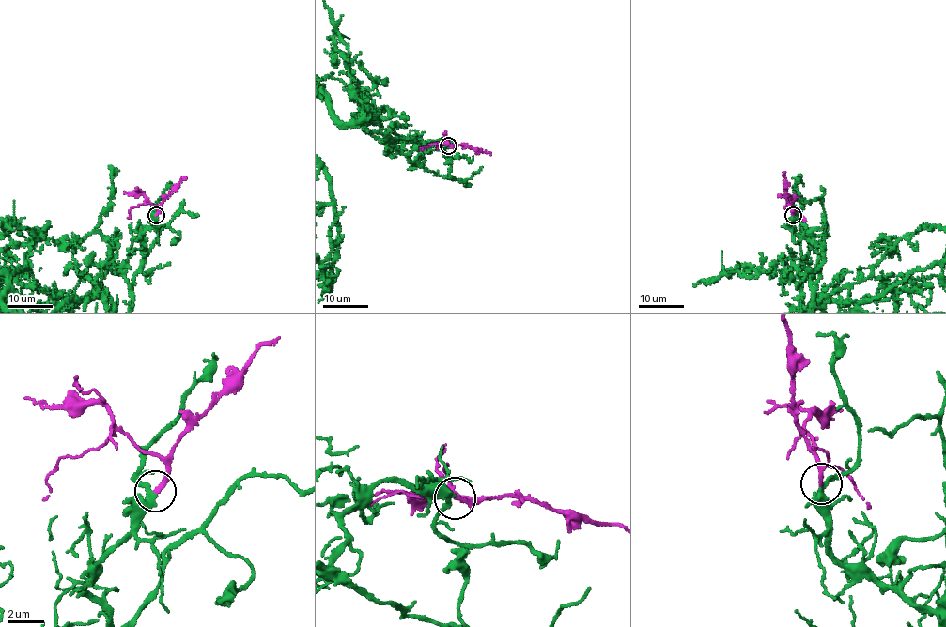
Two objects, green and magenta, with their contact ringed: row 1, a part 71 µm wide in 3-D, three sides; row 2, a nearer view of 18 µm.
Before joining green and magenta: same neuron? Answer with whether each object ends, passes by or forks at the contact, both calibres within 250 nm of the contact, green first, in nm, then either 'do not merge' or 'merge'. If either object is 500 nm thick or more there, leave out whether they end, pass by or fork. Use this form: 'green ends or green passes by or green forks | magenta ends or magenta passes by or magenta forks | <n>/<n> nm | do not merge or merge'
green passes by | magenta ends | 360/240 nm | merge

